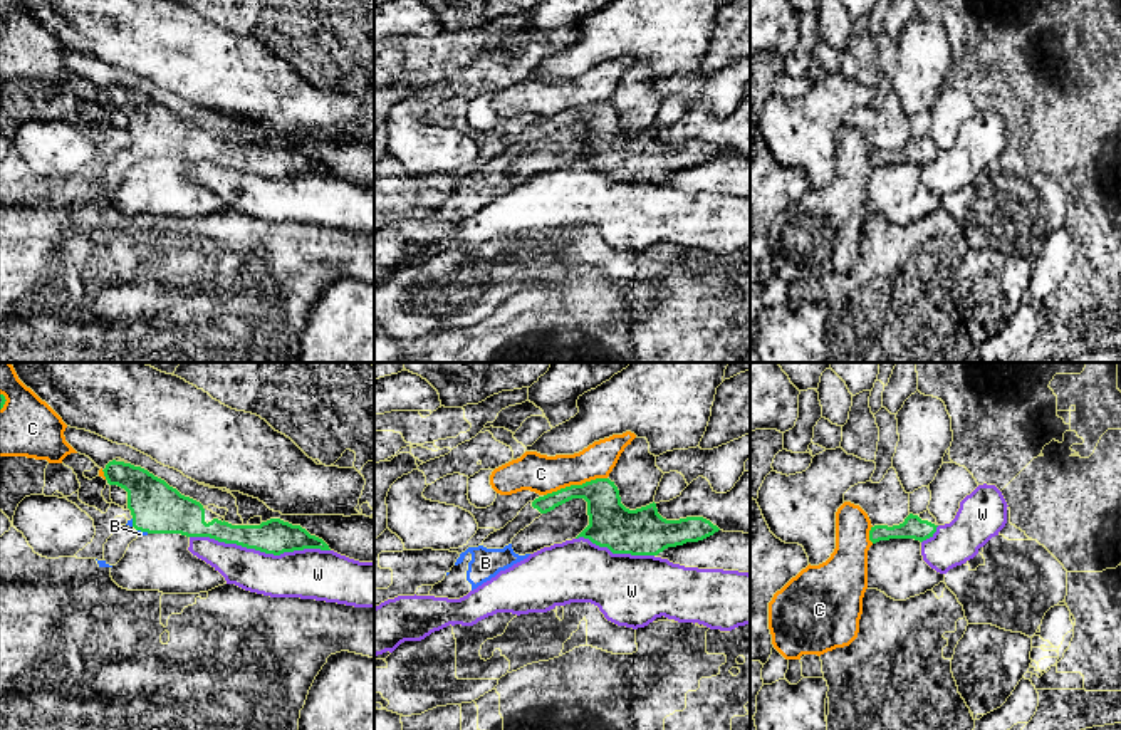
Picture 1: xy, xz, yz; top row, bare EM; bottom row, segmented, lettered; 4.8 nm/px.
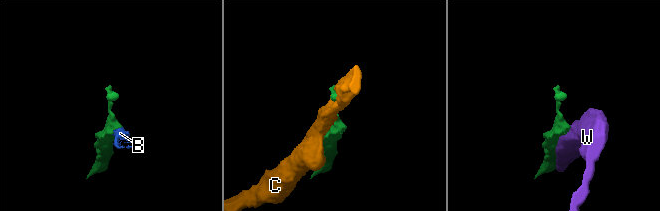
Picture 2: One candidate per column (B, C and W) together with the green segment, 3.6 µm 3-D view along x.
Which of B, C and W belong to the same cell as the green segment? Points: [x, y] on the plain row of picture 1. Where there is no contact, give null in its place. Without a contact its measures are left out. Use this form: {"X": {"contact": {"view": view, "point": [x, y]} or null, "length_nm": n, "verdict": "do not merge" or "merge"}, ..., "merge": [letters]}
{"B": {"contact": {"view": "xy", "point": [143, 155]}, "length_nm": 70, "verdict": "merge"}, "C": {"contact": {"view": "xz", "point": [574, 109]}, "length_nm": 320, "verdict": "do not merge"}, "W": {"contact": {"view": "xy", "point": [260, 175]}, "length_nm": 700, "verdict": "do not merge"}, "merge": ["B"]}

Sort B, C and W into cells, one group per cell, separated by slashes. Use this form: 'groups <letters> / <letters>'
groups B / C / W

